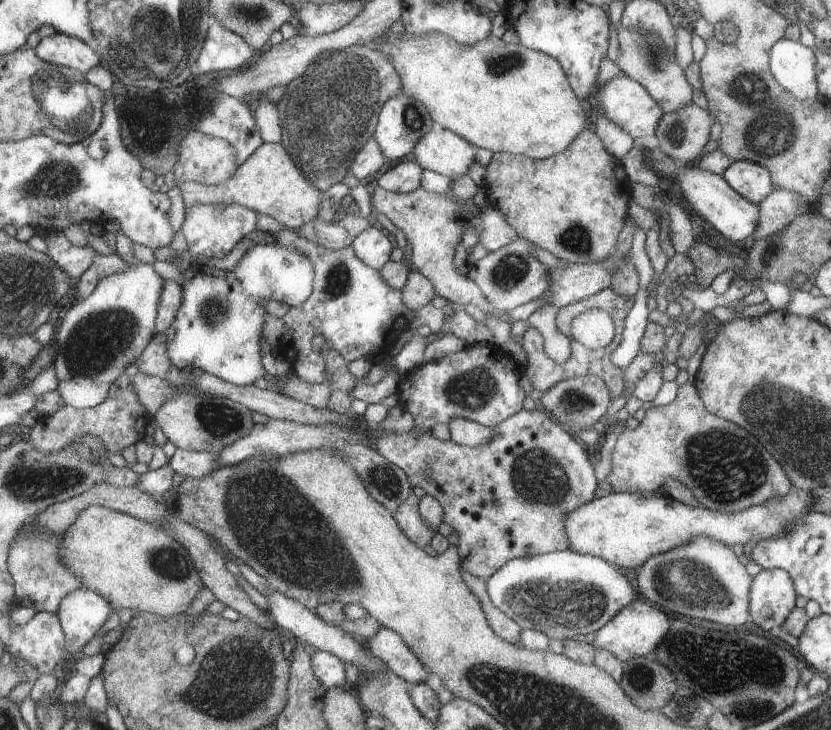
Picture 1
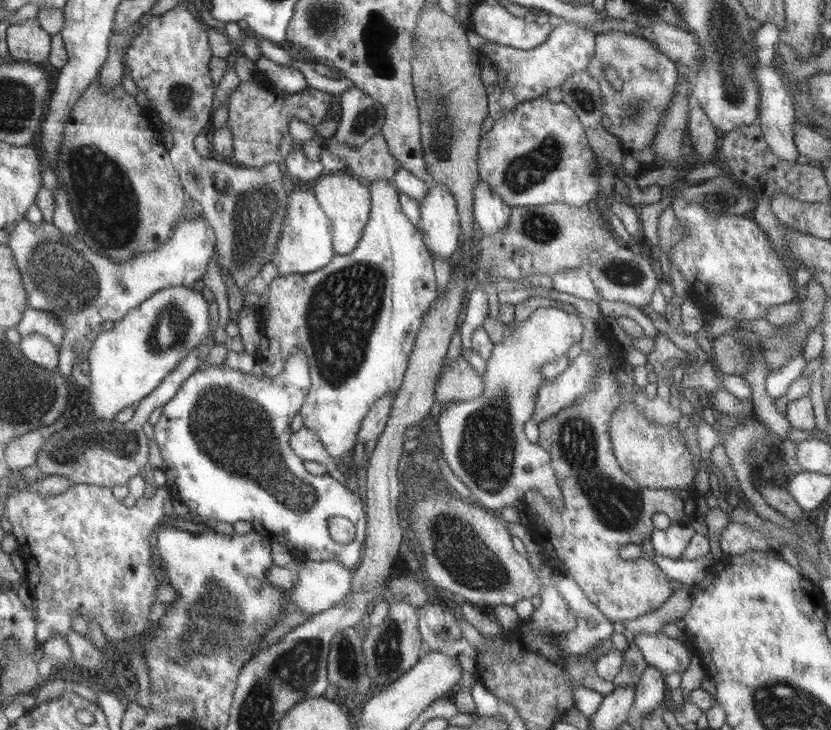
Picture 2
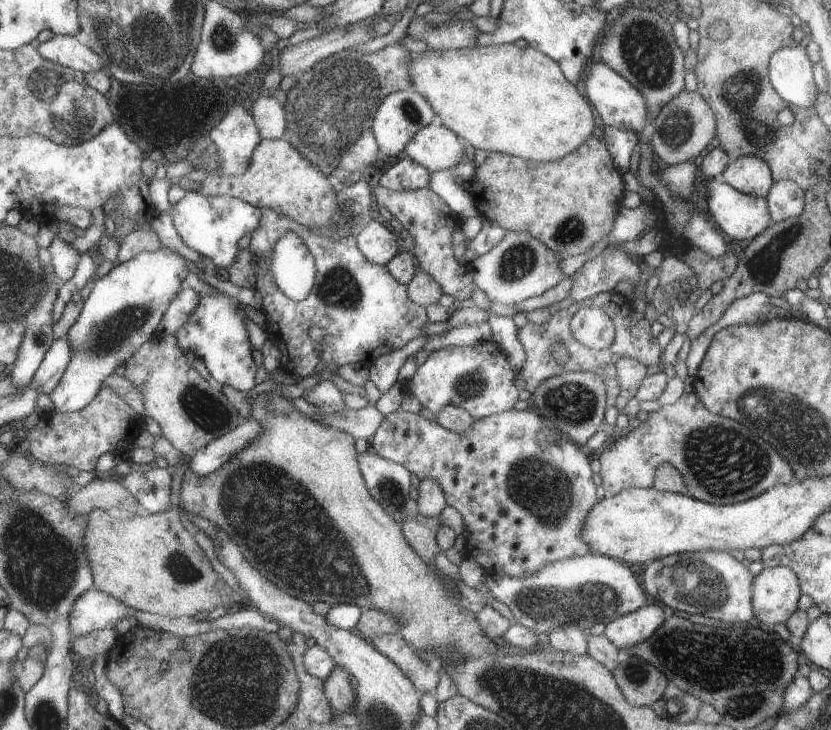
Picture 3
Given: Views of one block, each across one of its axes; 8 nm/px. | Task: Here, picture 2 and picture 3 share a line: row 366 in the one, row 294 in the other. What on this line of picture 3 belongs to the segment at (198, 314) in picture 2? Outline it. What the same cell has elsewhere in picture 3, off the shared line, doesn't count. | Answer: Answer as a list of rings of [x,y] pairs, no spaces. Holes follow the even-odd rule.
[[[163,246],[159,252],[144,251],[132,260],[120,263],[94,283],[82,311],[66,335],[71,346],[71,359],[60,382],[49,394],[53,402],[52,413],[79,411],[88,406],[104,386],[105,380],[114,375],[114,370],[159,333],[160,322],[170,301],[185,287],[182,281],[190,273],[187,266],[188,262],[182,255]]]

